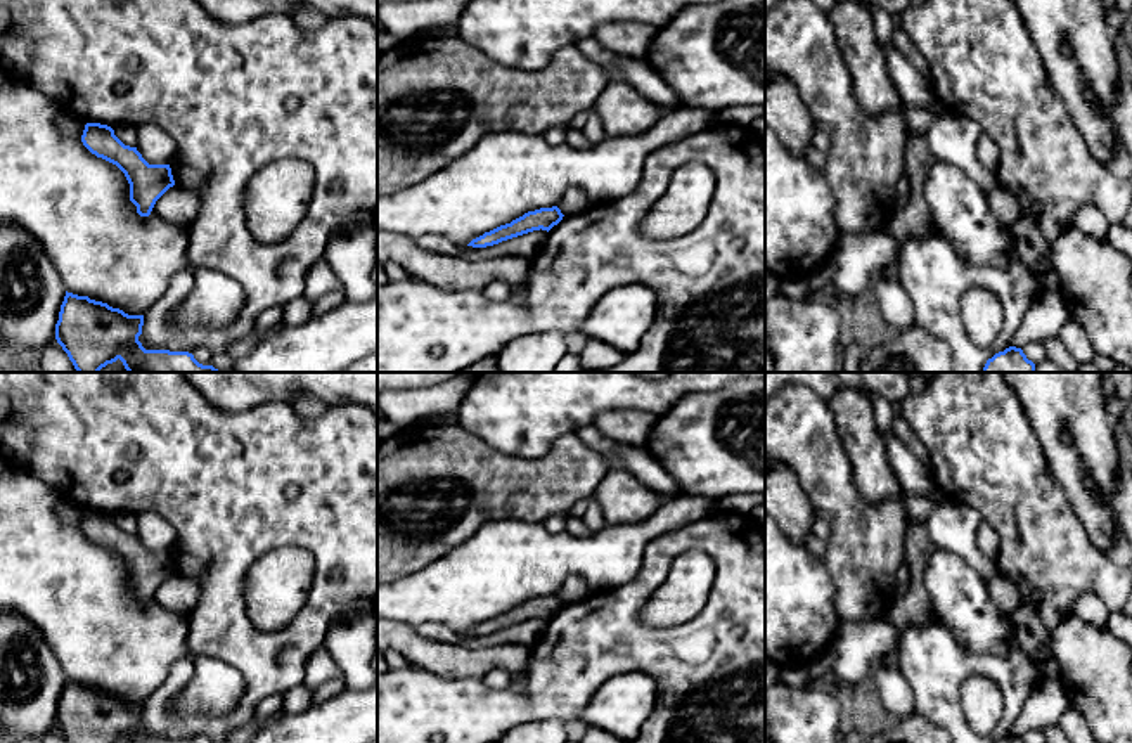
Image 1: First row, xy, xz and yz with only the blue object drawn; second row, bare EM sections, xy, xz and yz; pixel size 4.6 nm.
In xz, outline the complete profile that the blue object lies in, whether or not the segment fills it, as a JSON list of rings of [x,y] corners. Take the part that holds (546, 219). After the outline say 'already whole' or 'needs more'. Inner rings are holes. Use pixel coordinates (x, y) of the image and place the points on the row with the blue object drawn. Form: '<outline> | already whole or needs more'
[[[557,206],[528,211],[523,216],[512,220],[511,223],[485,232],[483,236],[473,239],[467,246],[486,248],[533,230],[542,229],[549,232],[563,220],[563,216],[564,215]]] | already whole

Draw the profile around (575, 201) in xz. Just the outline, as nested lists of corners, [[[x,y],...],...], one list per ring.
[[[573,187],[561,197],[561,201],[556,206],[564,216],[573,216],[587,211],[592,206],[592,203],[582,189]]]

